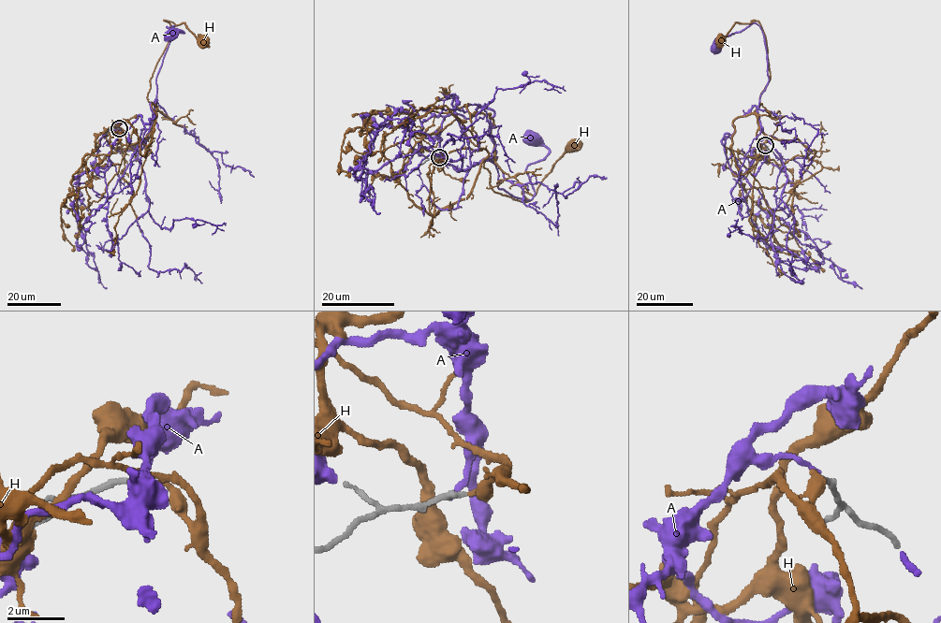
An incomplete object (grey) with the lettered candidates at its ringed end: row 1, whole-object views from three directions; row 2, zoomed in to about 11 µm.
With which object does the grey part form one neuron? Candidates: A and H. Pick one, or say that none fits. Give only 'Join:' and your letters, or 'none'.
Join: H

